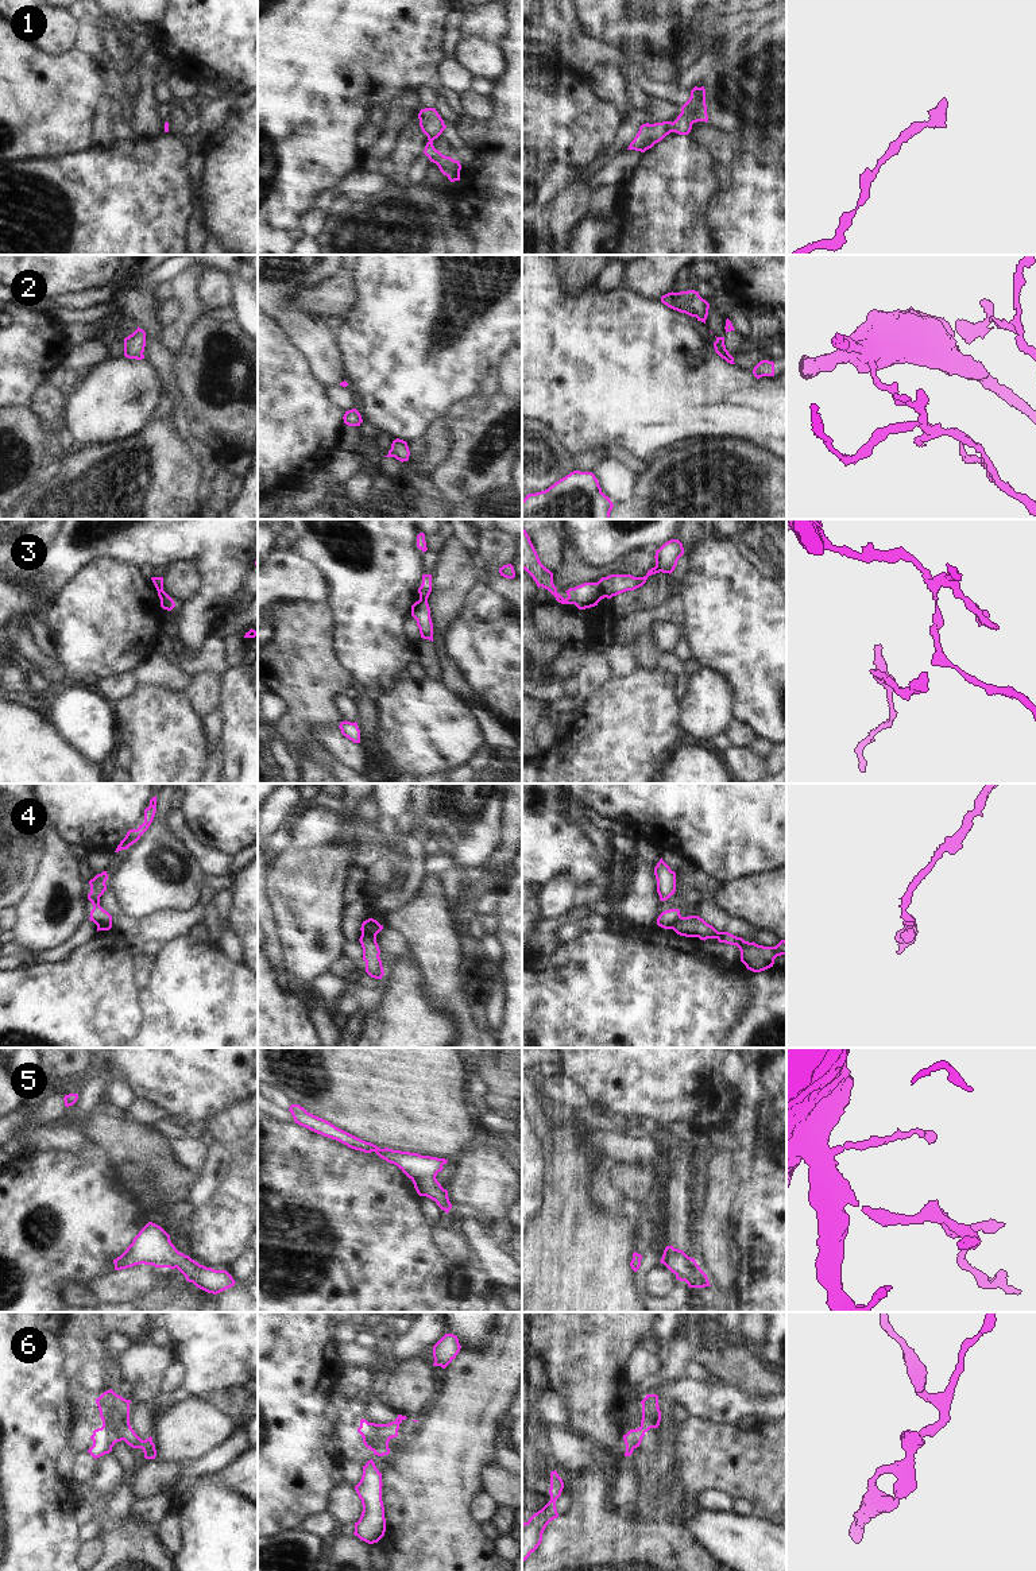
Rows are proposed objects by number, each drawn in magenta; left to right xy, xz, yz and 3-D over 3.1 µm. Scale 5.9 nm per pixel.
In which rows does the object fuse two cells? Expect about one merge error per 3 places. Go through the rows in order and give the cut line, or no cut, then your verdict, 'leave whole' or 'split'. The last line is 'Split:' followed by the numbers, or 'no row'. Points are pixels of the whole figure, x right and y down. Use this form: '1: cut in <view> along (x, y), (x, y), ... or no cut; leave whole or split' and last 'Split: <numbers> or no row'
1: no cut; leave whole
2: cut in yz along (721, 337), (723, 341); split
3: cut in yz along (598, 581), (605, 596); split
4: cut in xz along (362, 933), (375, 936); split
5: no cut; leave whole
6: no cut; leave whole
Split: 2, 3, 4

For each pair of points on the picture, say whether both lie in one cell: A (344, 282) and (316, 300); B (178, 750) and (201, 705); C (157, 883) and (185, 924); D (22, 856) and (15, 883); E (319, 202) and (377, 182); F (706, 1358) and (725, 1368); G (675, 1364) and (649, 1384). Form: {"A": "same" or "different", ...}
{"A": "same", "B": "different", "C": "different", "D": "same", "E": "same", "F": "same", "G": "same"}

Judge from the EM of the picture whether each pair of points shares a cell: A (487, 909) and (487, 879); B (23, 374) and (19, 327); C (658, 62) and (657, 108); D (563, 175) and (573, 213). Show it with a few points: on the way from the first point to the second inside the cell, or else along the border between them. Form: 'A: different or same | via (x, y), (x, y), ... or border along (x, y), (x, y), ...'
A: different | border along (494, 892), (482, 894), (475, 901), (474, 909)
B: same | via (19, 362), (19, 339)
C: different | border along (653, 99), (664, 99), (680, 108)
D: different | border along (583, 169), (584, 173), (573, 177), (545, 211)

